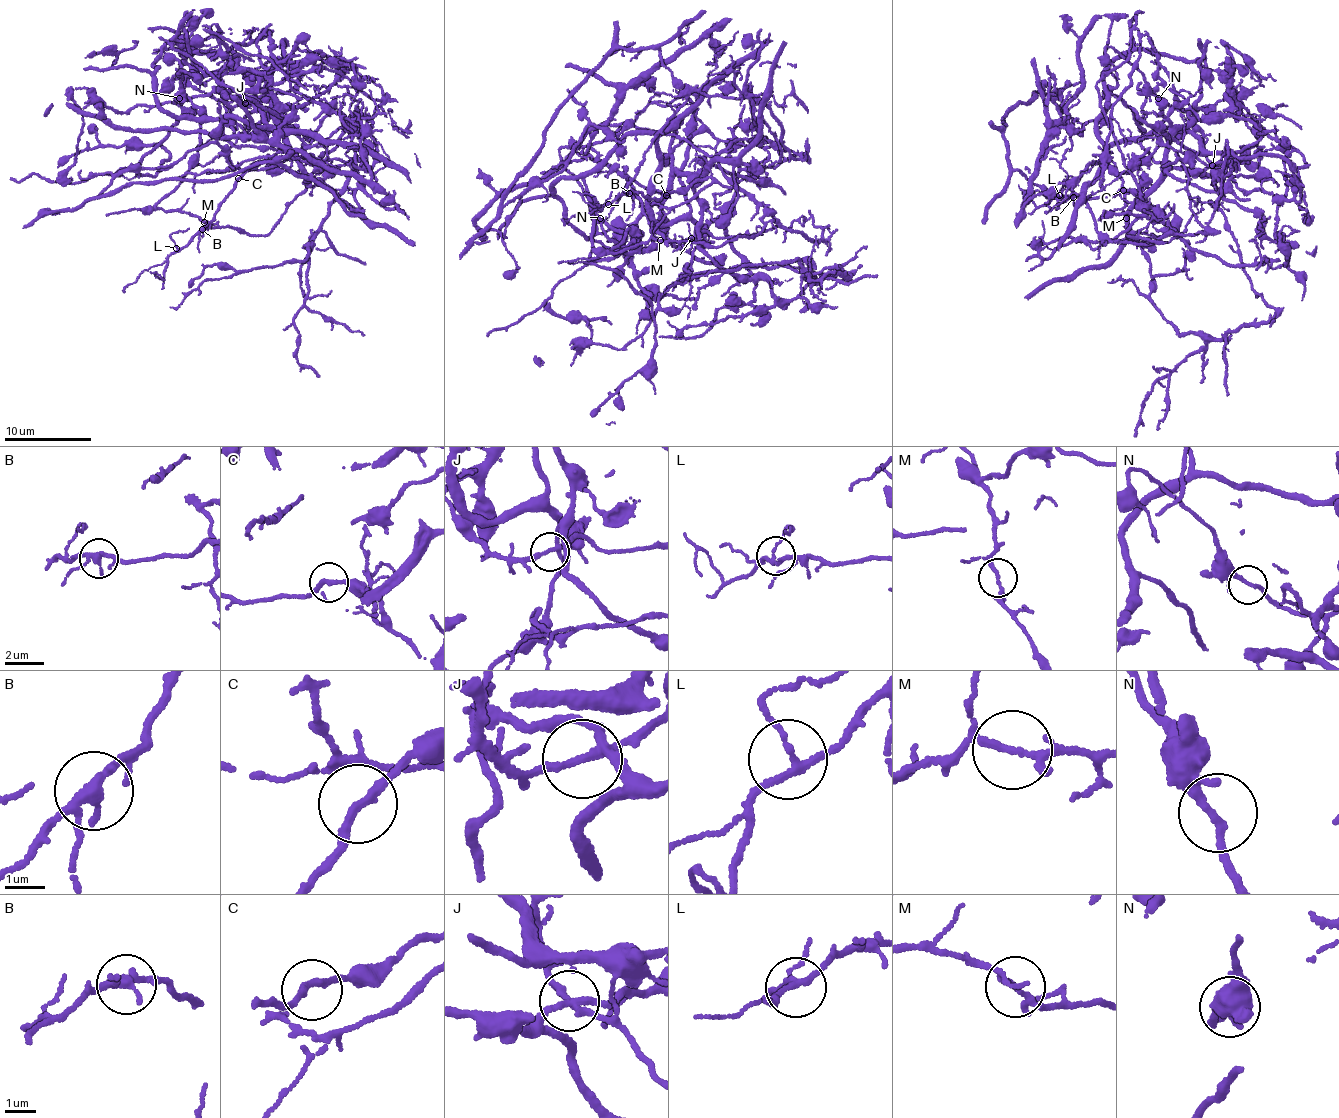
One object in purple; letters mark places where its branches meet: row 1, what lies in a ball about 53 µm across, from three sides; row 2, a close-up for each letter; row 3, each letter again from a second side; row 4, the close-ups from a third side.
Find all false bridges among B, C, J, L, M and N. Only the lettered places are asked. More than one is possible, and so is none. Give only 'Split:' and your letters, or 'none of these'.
Split: J, M

